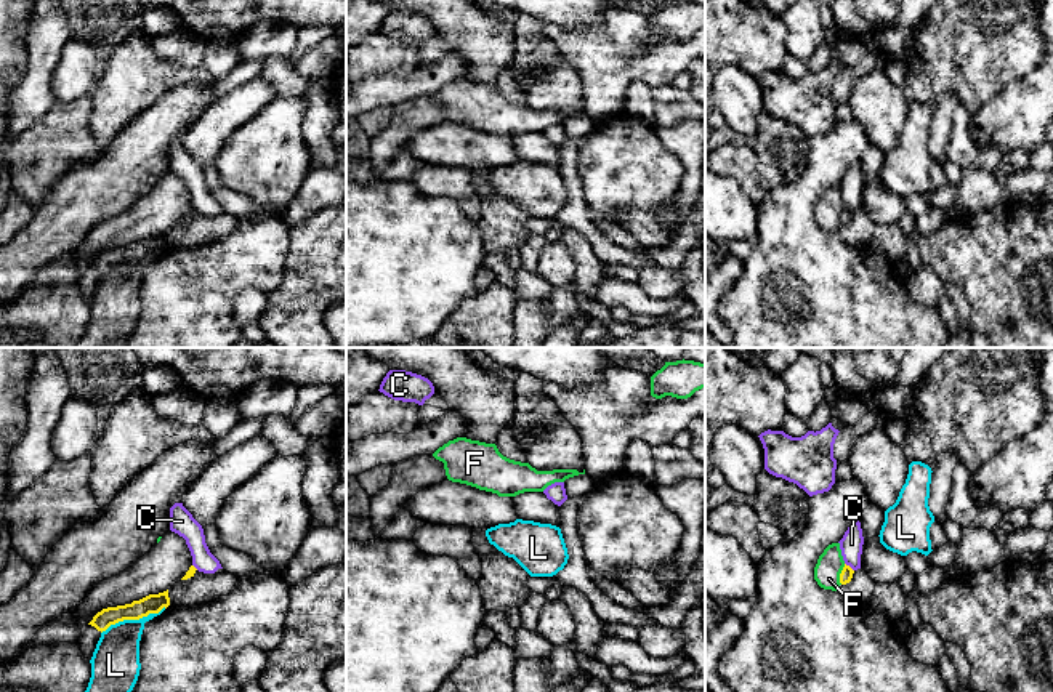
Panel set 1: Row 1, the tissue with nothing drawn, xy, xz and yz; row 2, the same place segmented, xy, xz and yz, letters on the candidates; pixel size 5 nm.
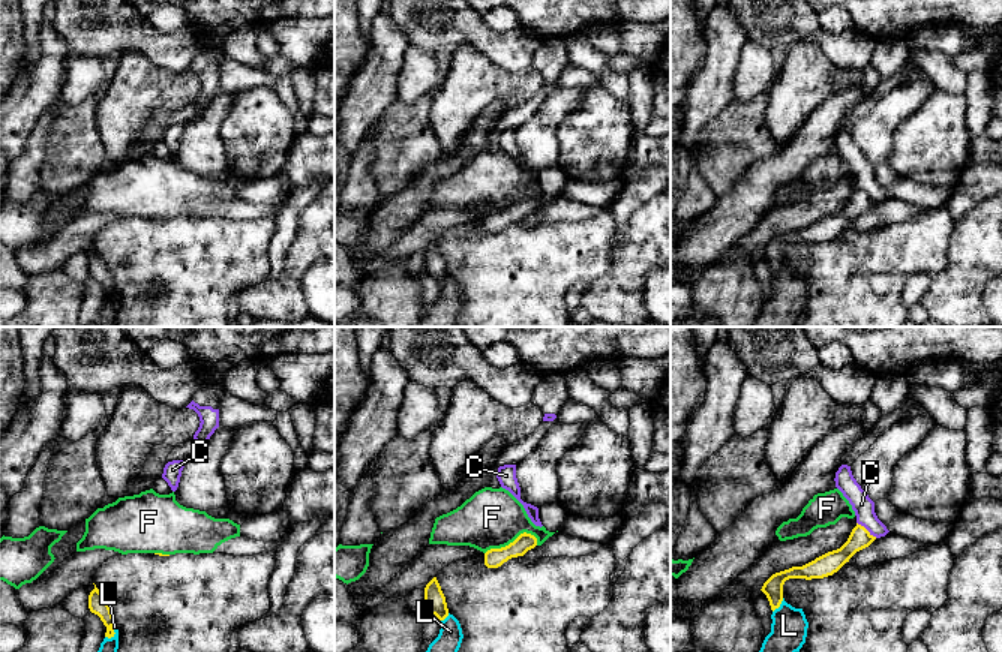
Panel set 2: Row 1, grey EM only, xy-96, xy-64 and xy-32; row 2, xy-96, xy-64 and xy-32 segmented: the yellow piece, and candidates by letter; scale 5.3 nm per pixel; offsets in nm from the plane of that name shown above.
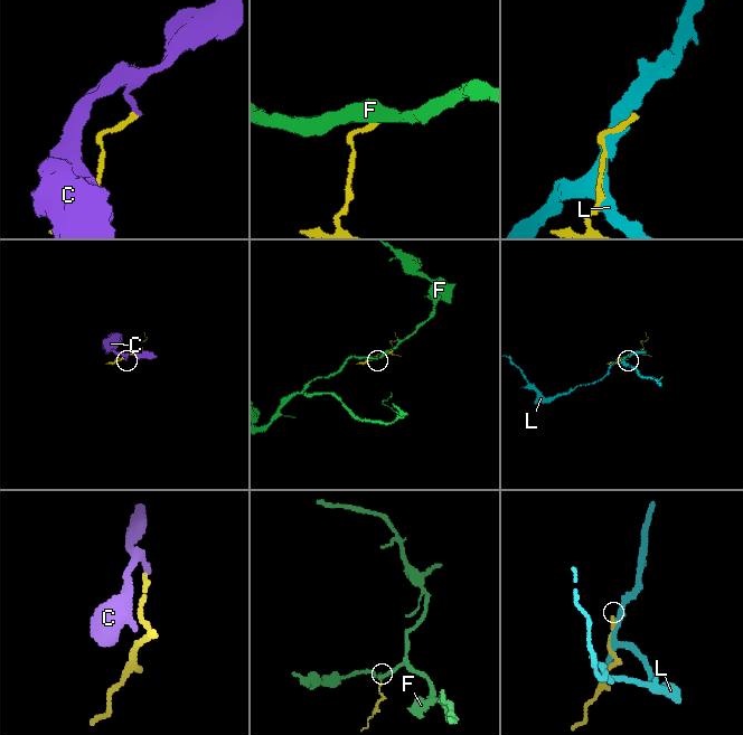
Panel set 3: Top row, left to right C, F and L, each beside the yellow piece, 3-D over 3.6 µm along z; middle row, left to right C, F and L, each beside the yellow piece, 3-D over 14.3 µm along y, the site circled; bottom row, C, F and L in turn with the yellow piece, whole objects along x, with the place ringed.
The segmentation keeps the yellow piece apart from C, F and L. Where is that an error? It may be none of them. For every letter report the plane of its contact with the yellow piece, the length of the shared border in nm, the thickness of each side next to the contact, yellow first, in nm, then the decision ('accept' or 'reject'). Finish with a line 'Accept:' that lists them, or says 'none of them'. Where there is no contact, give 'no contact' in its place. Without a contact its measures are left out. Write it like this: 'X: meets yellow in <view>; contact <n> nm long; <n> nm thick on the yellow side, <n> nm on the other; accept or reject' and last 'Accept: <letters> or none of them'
C: meets yellow in yz; contact 60 nm long; 60 nm thick on the yellow side, 110 nm on the other; reject
F: meets yellow in yz; contact 110 nm long; 60 nm thick on the yellow side, 130 nm on the other; reject
L: meets yellow in xy; contact 360 nm long; 100 nm thick on the yellow side, 240 nm on the other; reject
Accept: none of them

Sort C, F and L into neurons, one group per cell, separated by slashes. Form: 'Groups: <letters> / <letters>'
Groups: C / F / L

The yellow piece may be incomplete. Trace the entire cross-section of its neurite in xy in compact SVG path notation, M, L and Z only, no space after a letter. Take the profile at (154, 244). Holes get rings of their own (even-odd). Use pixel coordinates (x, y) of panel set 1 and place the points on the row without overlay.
M168 231L159 235L149 235L131 245L107 248L98 253L93 261L88 264L98 272L106 272L111 266L115 266L123 261L139 261L149 255L159 255L163 248L170 247Z

